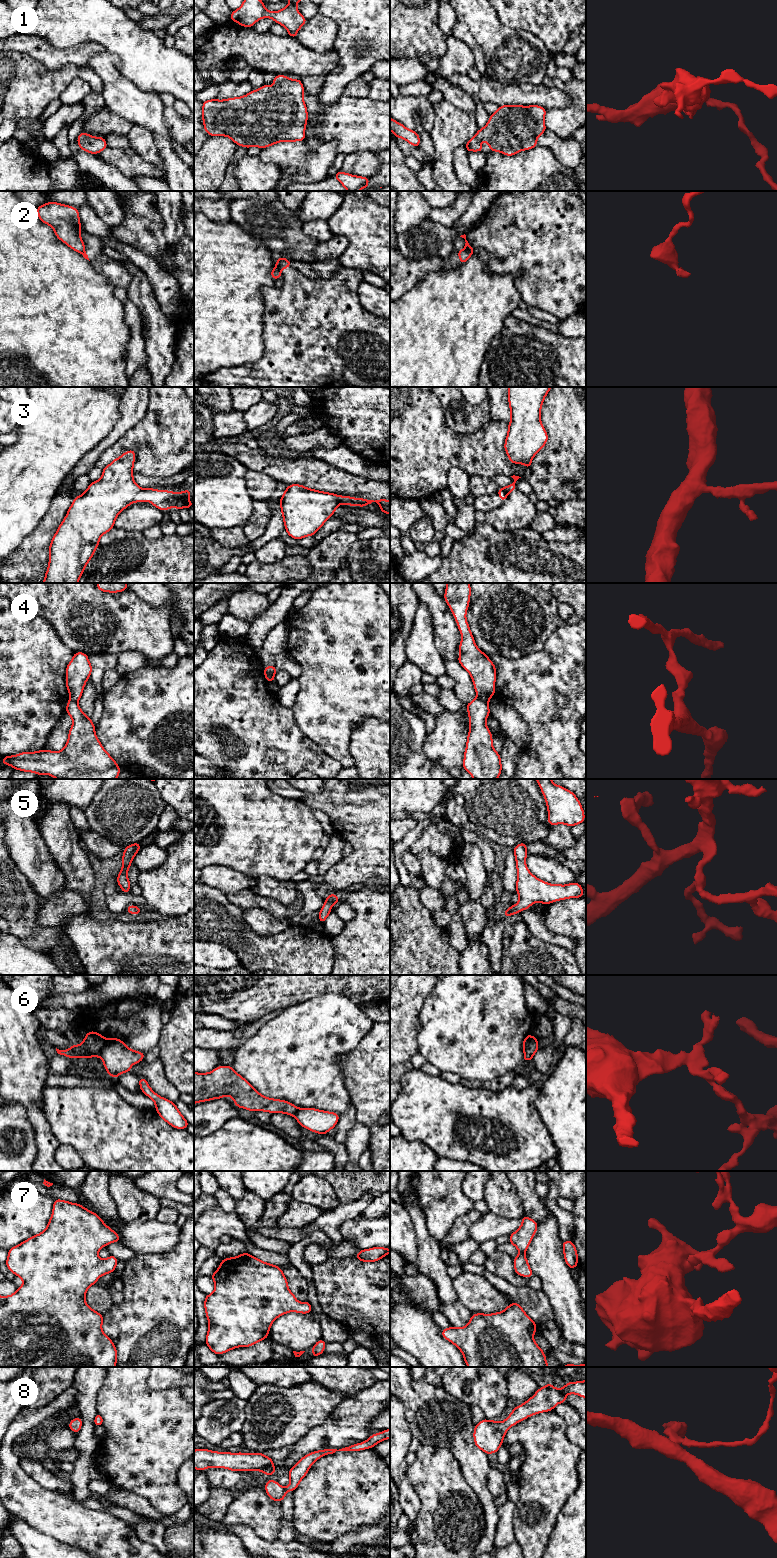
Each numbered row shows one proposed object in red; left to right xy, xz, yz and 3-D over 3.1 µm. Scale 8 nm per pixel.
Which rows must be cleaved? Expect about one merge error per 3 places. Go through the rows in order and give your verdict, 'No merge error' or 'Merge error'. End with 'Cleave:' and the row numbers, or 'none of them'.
1: No merge error
2: Merge error
3: Merge error
4: Merge error
5: No merge error
6: Merge error
7: No merge error
8: No merge error
Cleave: 2, 3, 4, 6

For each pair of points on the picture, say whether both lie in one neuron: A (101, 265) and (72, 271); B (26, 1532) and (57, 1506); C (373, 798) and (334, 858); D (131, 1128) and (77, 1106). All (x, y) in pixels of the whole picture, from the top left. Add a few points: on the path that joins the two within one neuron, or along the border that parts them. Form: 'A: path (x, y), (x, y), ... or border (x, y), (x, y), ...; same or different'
A: border (81, 254), (111, 283); different
B: border (11, 1515), (22, 1518), (32, 1527), (52, 1537); different
C: border (337, 833), (346, 843); different
D: path (118, 1128), (103, 1128), (97, 1122), (90, 1119); same

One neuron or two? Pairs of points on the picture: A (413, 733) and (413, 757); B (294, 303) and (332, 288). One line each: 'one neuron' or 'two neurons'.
A: one neuron
B: one neuron

